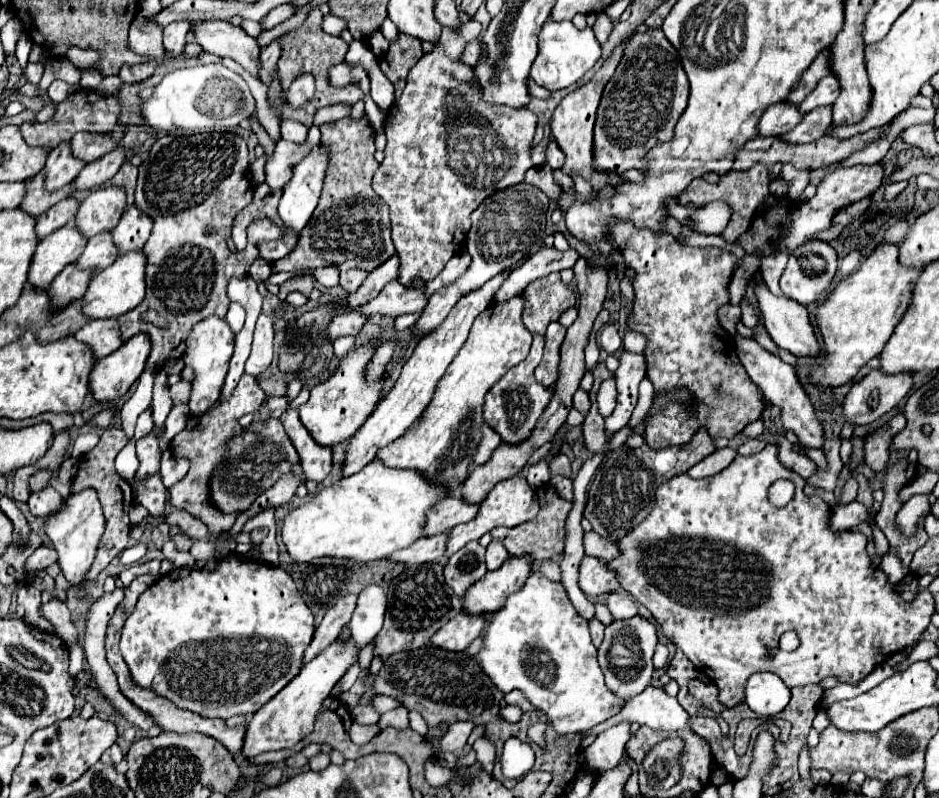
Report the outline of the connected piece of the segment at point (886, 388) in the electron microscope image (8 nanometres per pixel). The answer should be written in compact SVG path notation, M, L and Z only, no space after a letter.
M872 370L846 394L842 416L854 426L870 424L898 406L898 402L910 392L910 388L912 374L886 376L880 370Z

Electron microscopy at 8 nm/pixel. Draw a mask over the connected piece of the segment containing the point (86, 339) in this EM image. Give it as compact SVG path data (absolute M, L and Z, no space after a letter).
M98 320L82 326L76 336L78 342L84 342L92 350L92 358L100 360L122 346L122 336L118 334L116 320Z

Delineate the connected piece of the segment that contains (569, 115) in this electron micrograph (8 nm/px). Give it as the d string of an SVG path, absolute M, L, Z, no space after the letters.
M628 34L622 44L618 48L614 48L614 52L604 60L604 64L600 66L600 70L594 74L594 78L580 86L578 90L570 92L554 110L552 114L552 136L556 140L556 144L560 146L560 150L566 154L566 164L564 164L564 174L580 174L584 176L586 180L590 180L590 184L594 188L604 188L604 184L610 182L610 174L606 172L594 172L592 168L592 128L594 128L594 120L596 120L596 108L598 108L598 102L600 102L600 96L602 96L602 90L608 82L608 78L614 74L616 66L620 64L622 56L624 56L624 46L628 42L632 34Z

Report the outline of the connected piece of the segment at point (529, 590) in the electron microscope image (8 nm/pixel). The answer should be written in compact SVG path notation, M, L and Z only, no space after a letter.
M532 572L526 584L508 596L504 608L490 616L490 622L484 630L484 646L476 654L476 662L480 662L482 672L502 694L522 690L526 698L548 716L558 734L586 732L596 724L616 716L624 706L624 702L605 684L603 671L596 658L596 648L590 640L588 620L576 612L564 586L544 578L540 572Z

